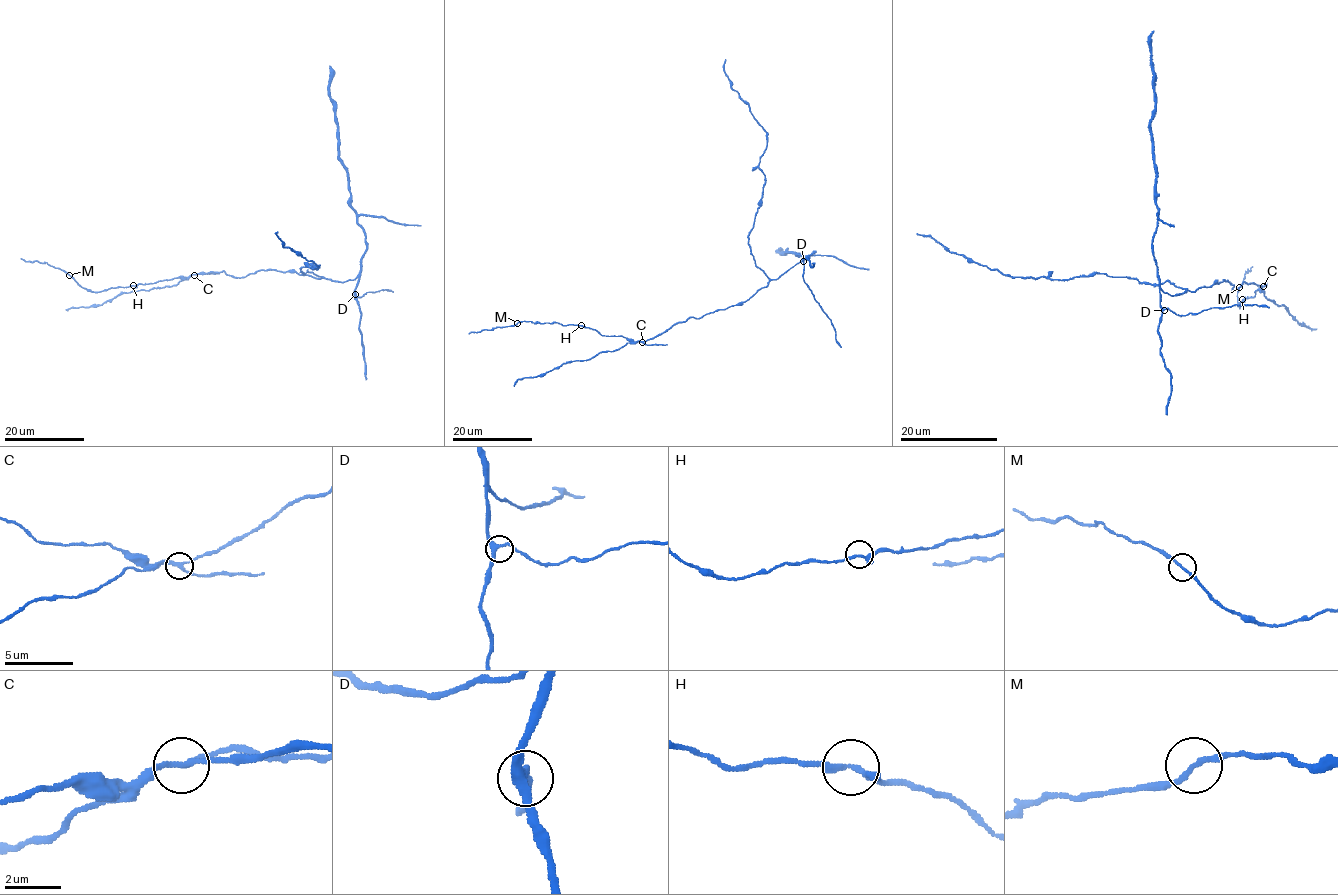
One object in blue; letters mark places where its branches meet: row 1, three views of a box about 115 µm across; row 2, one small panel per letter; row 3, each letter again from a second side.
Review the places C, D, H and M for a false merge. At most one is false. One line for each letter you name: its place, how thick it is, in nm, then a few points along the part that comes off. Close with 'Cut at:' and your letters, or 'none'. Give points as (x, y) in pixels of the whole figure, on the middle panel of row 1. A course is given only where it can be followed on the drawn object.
C: Place: (642, 342). Thickness 170 nm. Course of the part to remove: (643, 342), (667, 344)
Cut at: C

